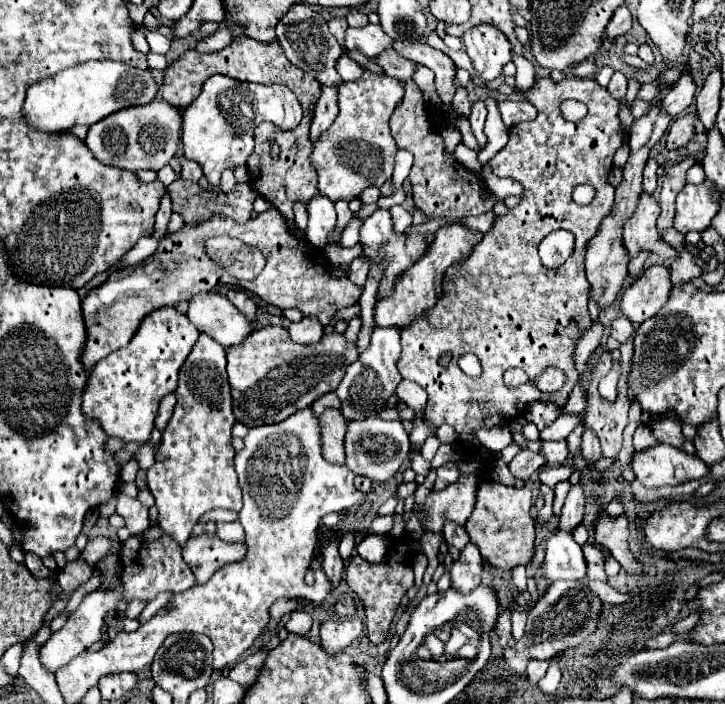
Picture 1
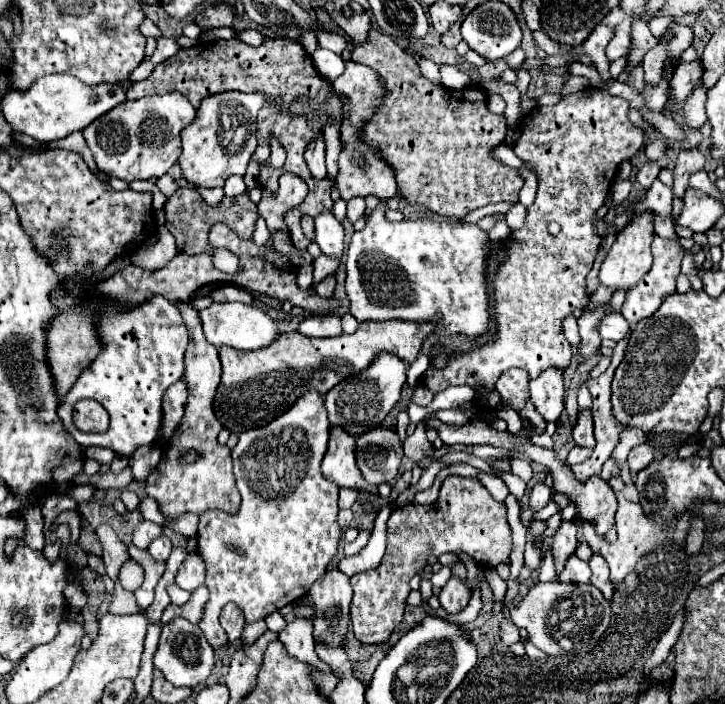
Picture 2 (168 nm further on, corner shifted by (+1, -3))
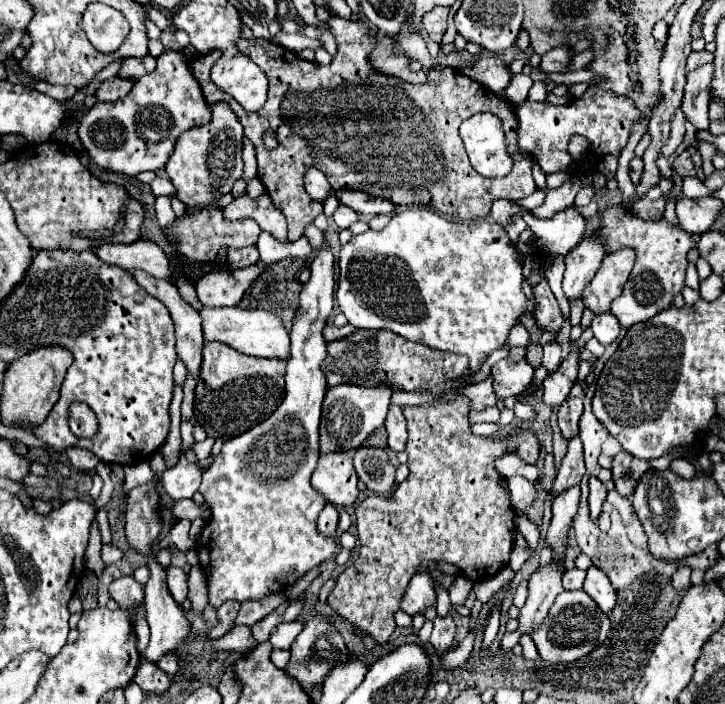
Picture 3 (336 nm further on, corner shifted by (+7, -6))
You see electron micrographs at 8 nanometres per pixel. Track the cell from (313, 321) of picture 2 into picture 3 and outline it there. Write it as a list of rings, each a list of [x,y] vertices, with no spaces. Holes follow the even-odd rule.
[[[328,322],[326,326],[324,326],[324,338],[328,340],[328,342],[334,342],[334,340],[340,340],[340,338],[344,338],[344,336],[348,336],[348,334],[352,334],[354,332],[354,328],[350,326],[350,324],[346,324],[344,328],[336,328],[332,322]]]

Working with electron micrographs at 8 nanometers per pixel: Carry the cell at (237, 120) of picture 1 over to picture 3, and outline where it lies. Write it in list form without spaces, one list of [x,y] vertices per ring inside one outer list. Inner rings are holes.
[[[228,102],[212,104],[210,112],[212,120],[208,124],[190,128],[178,136],[174,154],[166,162],[166,172],[176,186],[176,194],[188,208],[214,206],[216,198],[228,194],[232,184],[242,176],[244,126]]]

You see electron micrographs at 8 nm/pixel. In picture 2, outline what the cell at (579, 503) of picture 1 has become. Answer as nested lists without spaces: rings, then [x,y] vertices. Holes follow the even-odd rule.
[[[562,521],[562,525],[558,527],[558,531],[554,535],[554,543],[552,543],[552,557],[554,557],[554,569],[556,569],[554,581],[558,579],[558,573],[562,573],[568,557],[574,555],[576,547],[578,547],[576,525],[568,523],[568,521]]]

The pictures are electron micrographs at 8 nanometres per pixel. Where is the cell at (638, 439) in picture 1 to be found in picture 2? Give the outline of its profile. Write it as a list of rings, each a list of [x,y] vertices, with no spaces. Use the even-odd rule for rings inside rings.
[[[648,443],[632,447],[630,453],[628,453],[628,467],[630,467],[632,475],[636,475],[638,471],[642,471],[652,461],[654,461],[654,449]]]

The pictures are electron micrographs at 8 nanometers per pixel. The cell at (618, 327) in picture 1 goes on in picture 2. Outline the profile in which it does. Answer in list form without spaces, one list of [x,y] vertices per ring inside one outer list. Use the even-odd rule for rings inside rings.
[[[610,313],[600,321],[600,335],[602,339],[614,339],[620,341],[626,337],[626,333],[630,331],[626,319],[620,313]]]

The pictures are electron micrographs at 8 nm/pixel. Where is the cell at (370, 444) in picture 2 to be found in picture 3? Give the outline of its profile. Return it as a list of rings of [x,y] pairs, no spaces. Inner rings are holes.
[[[364,444],[354,450],[352,460],[354,460],[358,478],[360,478],[360,482],[366,484],[366,488],[374,490],[376,494],[384,494],[392,488],[396,470],[390,464],[384,448]]]

